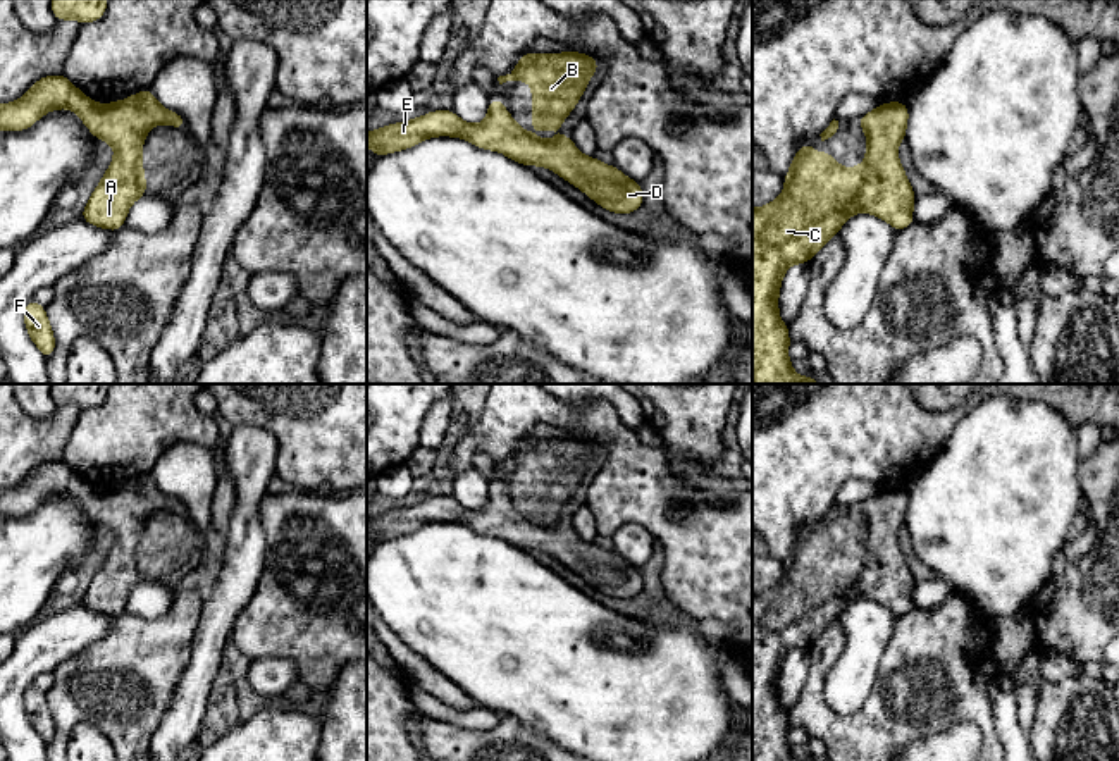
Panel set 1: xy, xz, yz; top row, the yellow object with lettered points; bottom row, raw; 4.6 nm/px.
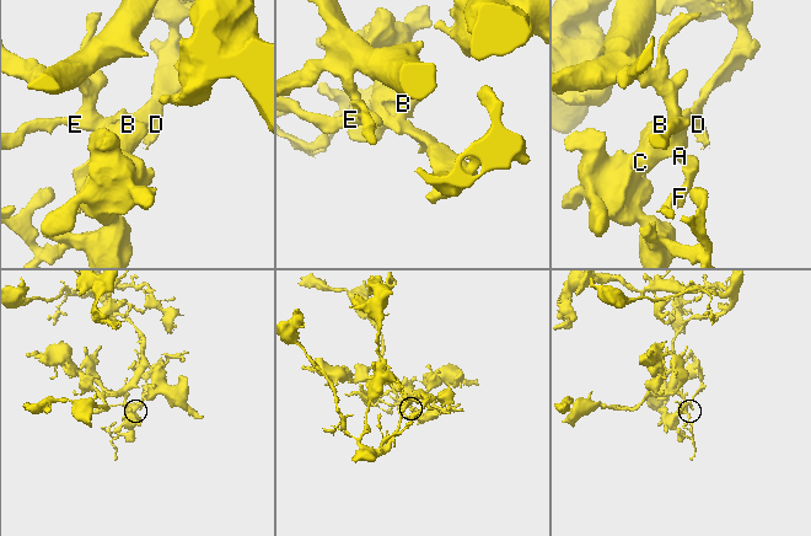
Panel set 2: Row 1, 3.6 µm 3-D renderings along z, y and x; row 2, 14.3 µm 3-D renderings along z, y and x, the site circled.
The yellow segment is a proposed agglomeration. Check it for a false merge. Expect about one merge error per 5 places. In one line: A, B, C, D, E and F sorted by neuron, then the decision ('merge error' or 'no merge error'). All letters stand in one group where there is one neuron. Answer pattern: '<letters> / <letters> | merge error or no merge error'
A B C D E F | no merge error

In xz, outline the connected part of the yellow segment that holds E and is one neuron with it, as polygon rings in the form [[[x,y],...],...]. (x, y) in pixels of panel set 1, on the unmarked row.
[[[491,482],[482,510],[463,508],[453,496],[437,496],[367,518],[367,530],[372,532],[370,542],[379,542],[411,534],[432,522],[456,522],[479,534],[501,537],[518,549],[547,553],[615,599],[632,599],[644,587],[639,568],[615,551],[582,541],[568,520],[560,520],[551,529],[527,520],[498,482]]]

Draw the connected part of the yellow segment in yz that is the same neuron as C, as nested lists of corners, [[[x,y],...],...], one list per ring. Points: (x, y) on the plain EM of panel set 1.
[[[906,487],[881,489],[878,494],[857,504],[868,523],[866,546],[854,554],[845,554],[832,544],[832,539],[823,535],[819,542],[809,527],[804,527],[795,539],[790,556],[785,560],[783,578],[761,594],[752,594],[752,761],[797,761],[792,756],[792,747],[787,735],[792,730],[788,725],[788,711],[778,702],[778,678],[785,656],[792,649],[807,649],[818,635],[857,597],[873,599],[887,606],[897,618],[912,611],[912,589],[916,580],[907,566],[902,549],[897,544],[897,532],[904,527],[909,496]]]

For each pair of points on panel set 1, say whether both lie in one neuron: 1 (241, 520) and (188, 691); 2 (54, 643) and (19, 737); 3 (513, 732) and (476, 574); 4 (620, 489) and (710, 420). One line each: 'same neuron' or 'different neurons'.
1: same neuron
2: same neuron
3: different neurons
4: different neurons

